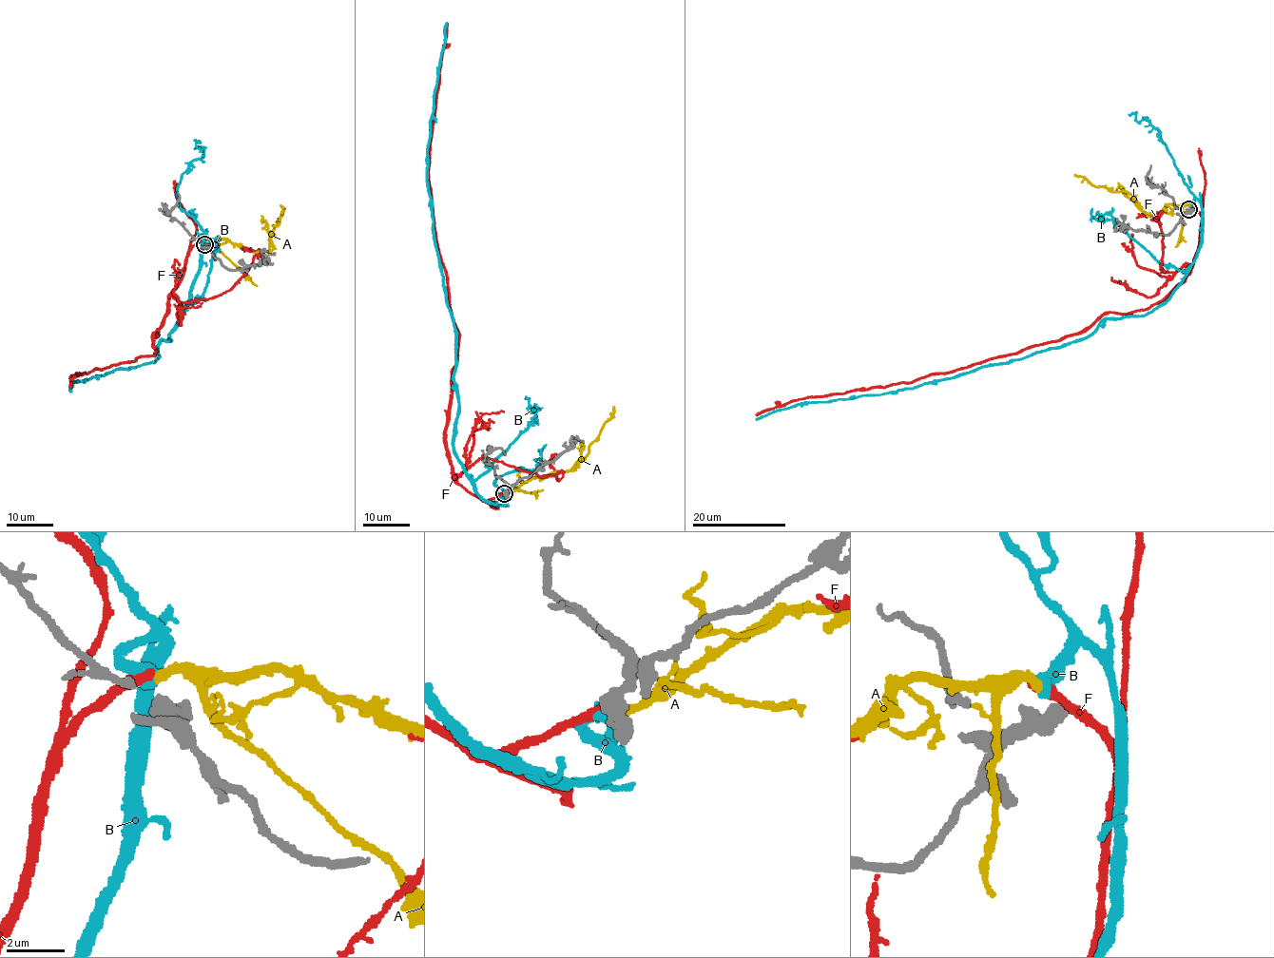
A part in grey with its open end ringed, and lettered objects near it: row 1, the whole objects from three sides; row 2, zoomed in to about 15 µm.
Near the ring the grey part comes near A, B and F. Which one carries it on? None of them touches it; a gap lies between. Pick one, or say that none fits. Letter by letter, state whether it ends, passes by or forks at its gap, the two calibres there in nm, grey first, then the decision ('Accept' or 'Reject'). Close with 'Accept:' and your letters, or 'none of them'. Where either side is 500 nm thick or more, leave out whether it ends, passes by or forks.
A: It ends there. Thickness 440 nm (grey) against 320 nm. Reject
B: It ends there. Thickness 440 nm (grey) against 440 nm. Accept
F: It ends there. Thickness 440 nm (grey) against 320 nm. Reject
Accept: B

